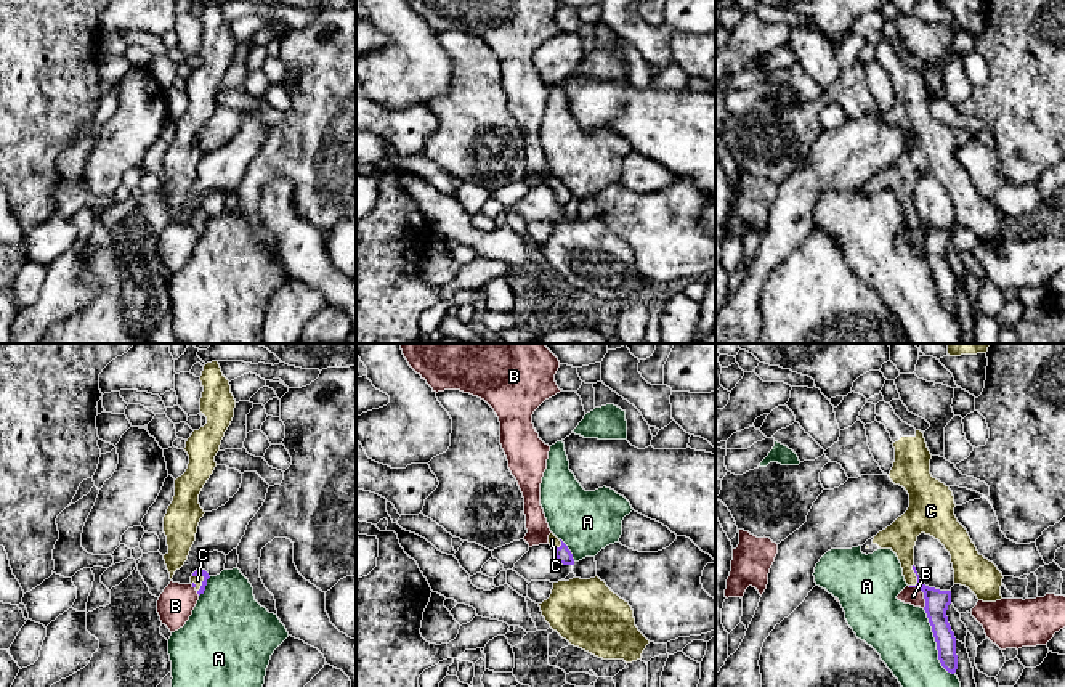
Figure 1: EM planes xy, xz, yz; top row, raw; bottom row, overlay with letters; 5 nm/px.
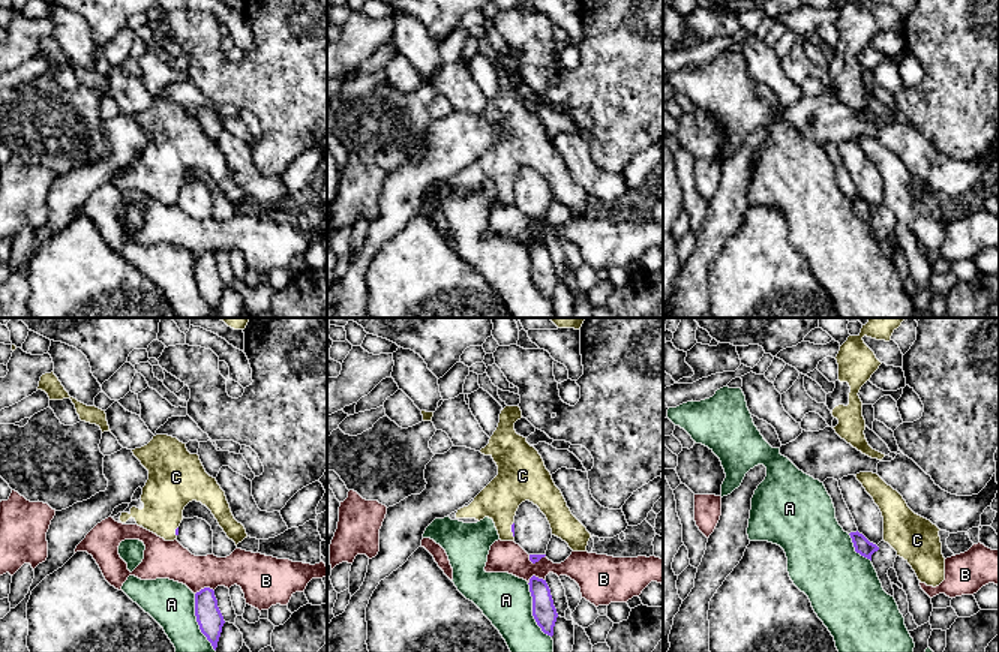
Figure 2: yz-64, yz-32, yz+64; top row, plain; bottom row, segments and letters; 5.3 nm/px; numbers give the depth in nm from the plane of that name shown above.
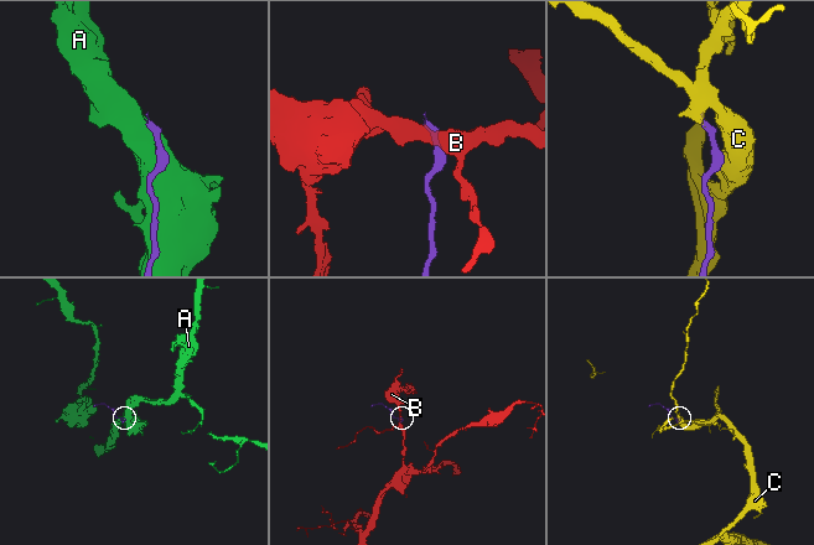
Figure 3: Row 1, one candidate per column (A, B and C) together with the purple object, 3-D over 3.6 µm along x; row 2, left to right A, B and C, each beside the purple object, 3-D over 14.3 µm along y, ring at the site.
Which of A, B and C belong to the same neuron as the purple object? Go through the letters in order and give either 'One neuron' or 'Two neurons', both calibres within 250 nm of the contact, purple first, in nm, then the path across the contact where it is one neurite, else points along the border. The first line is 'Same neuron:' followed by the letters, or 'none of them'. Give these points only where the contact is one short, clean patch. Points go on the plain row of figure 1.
Same neuron: C
A: Two neurons. Thickness 120 nm (purple) against 300 nm
B: Two neurons. Thickness 120 nm (purple) against 90 nm. Boundary: yz (908, 227), (916, 227), (923, 233), (924, 247)
C: One neuron. Thickness 120 nm (purple) against 160 nm. Path across: yz (937, 241), (916, 215), (908, 207), (900, 177)

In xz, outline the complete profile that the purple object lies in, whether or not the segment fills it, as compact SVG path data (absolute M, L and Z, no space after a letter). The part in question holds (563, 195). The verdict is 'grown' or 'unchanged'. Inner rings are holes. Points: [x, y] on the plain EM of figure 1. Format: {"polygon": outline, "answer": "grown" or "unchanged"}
{"polygon": "M553 173L549 175L549 185L552 186L555 197L563 205L574 205L574 199L568 186L560 181Z", "answer": "grown"}

